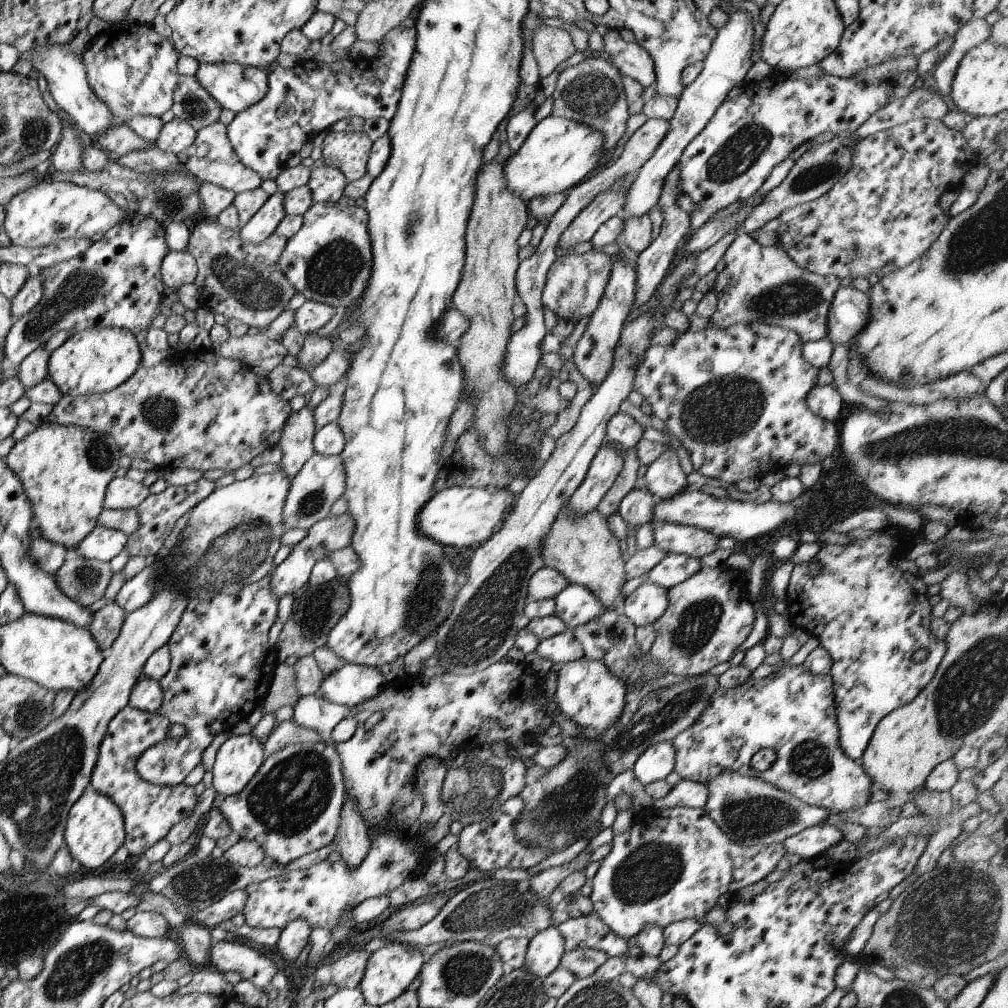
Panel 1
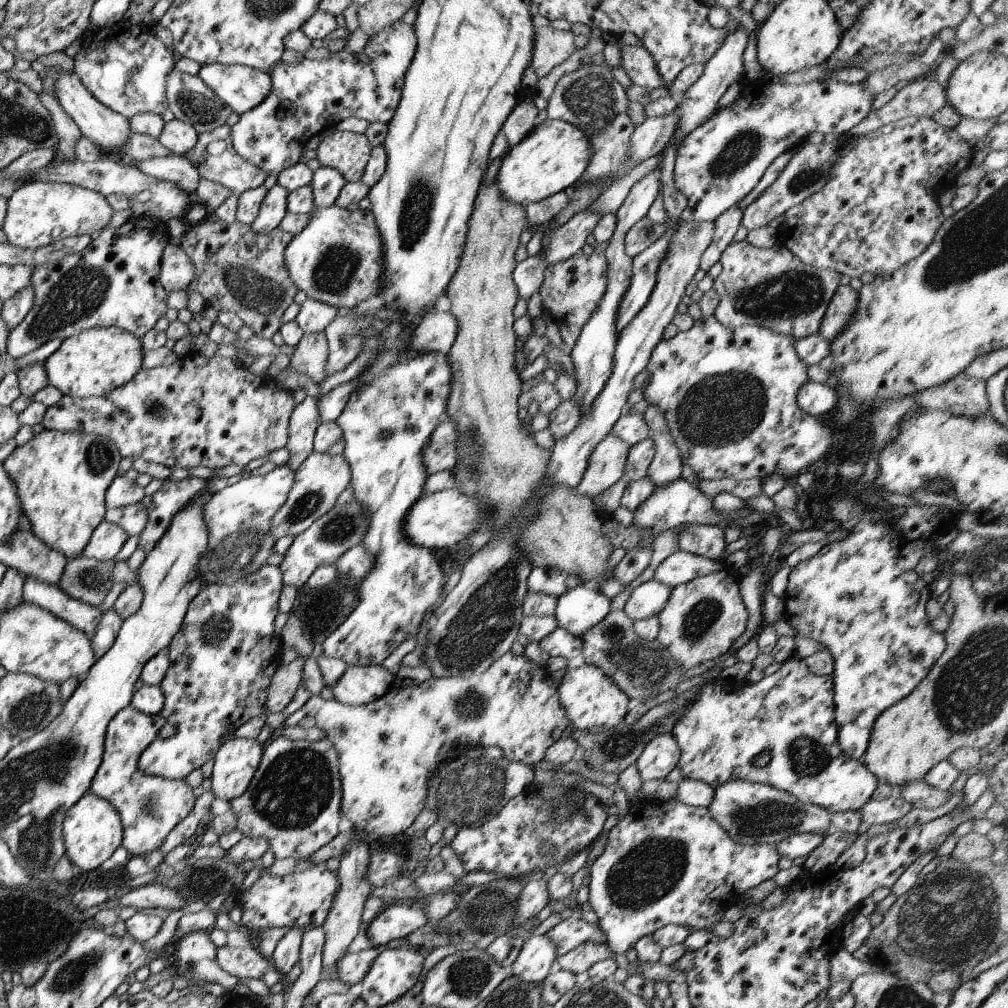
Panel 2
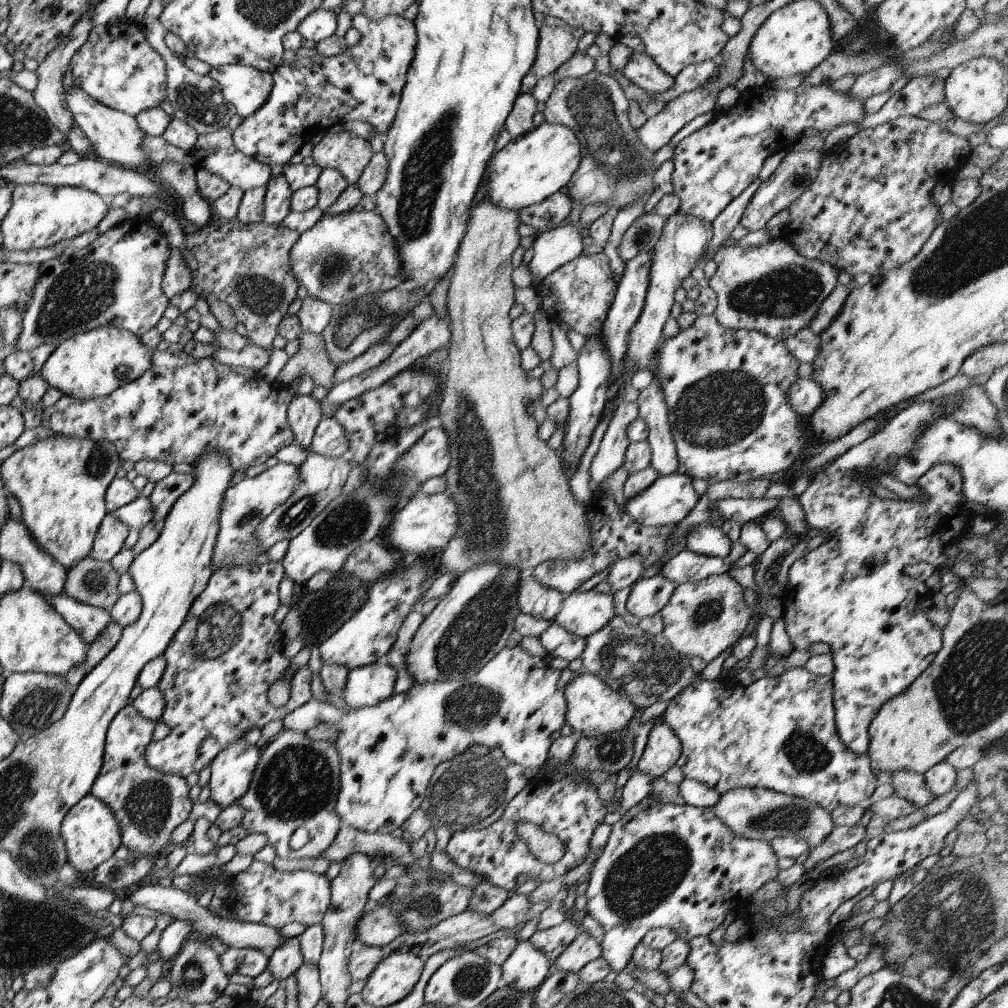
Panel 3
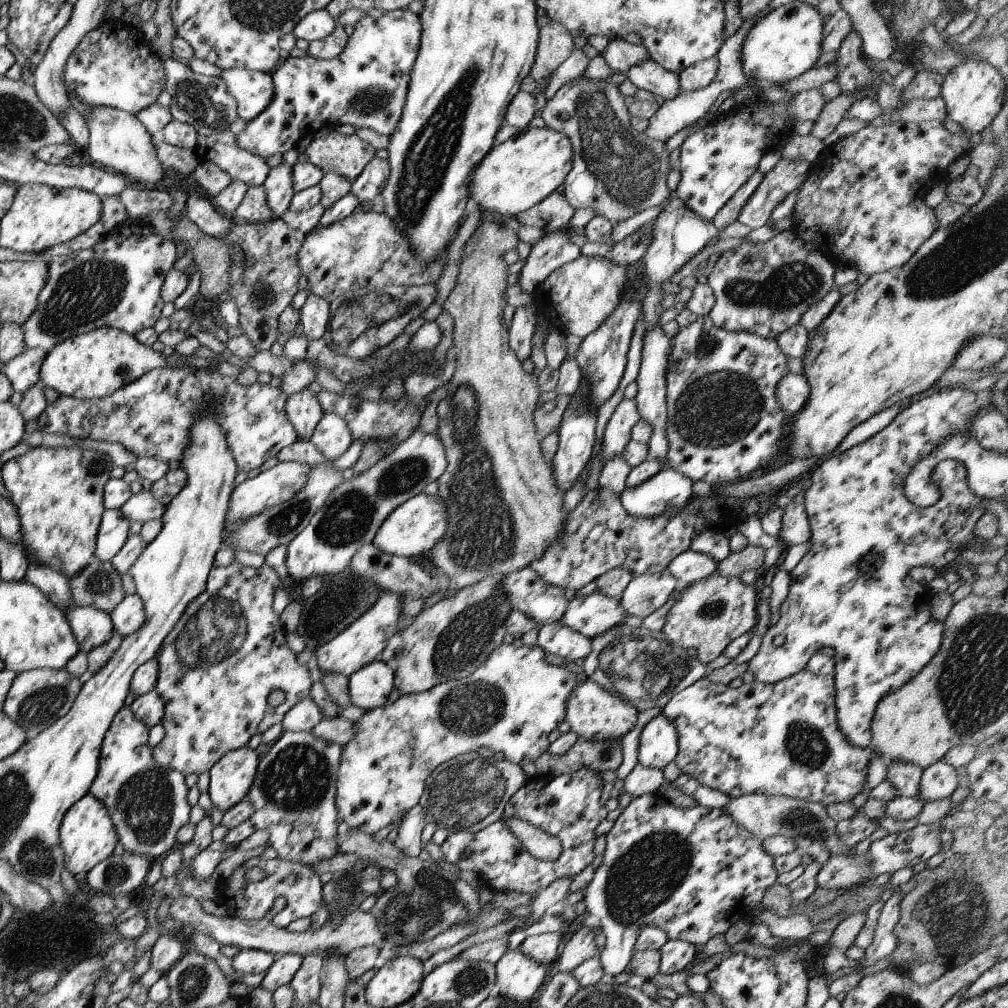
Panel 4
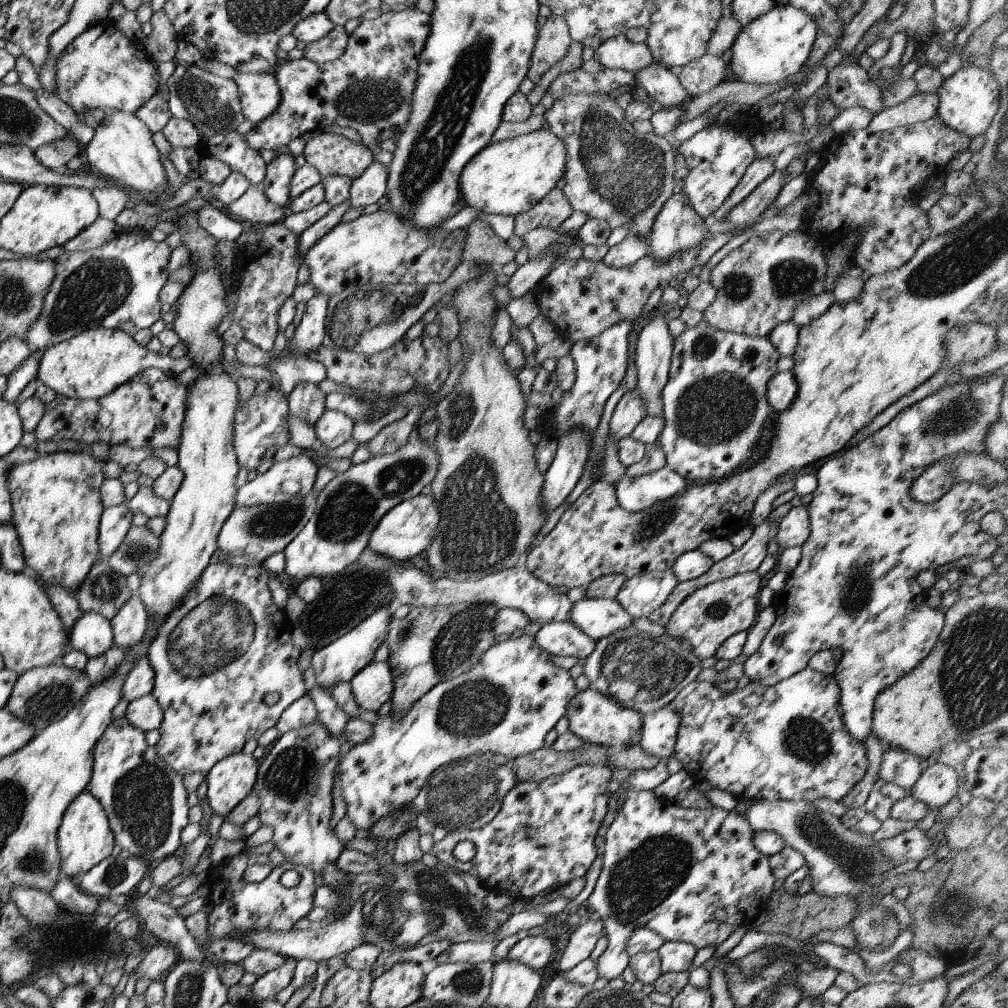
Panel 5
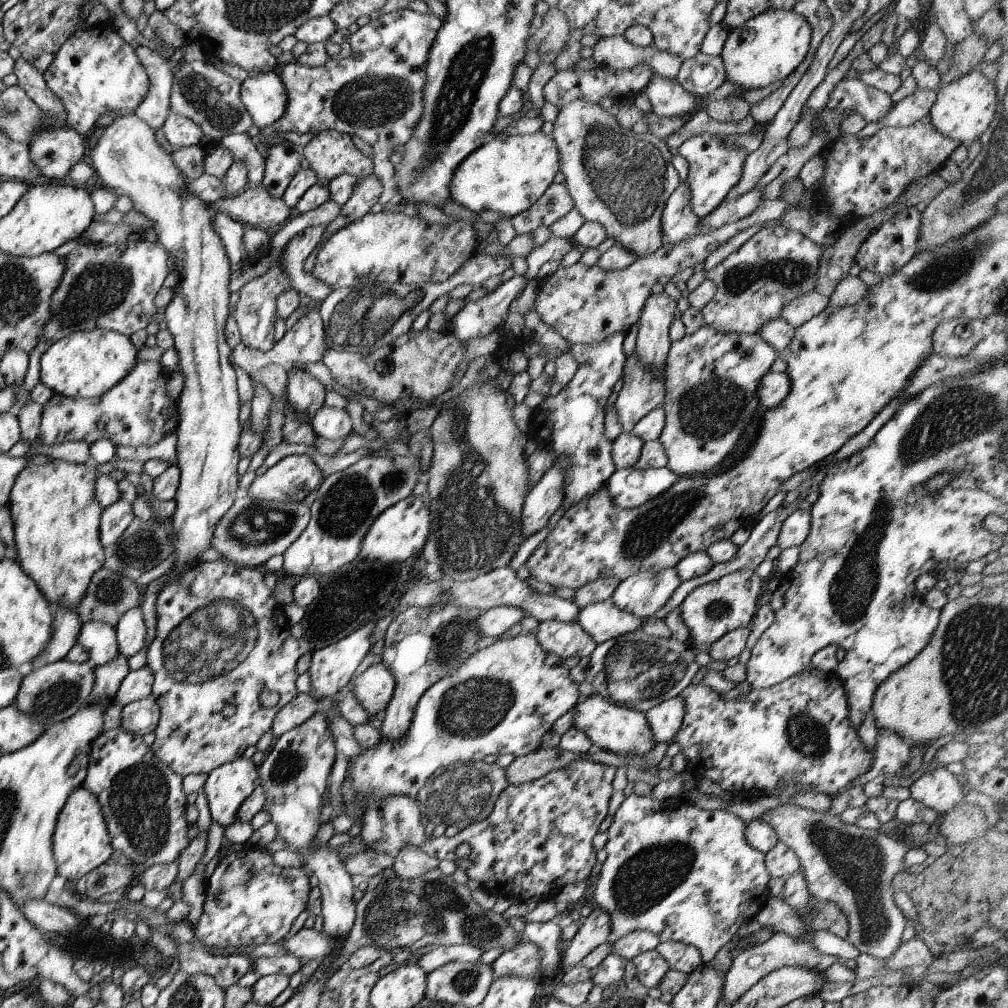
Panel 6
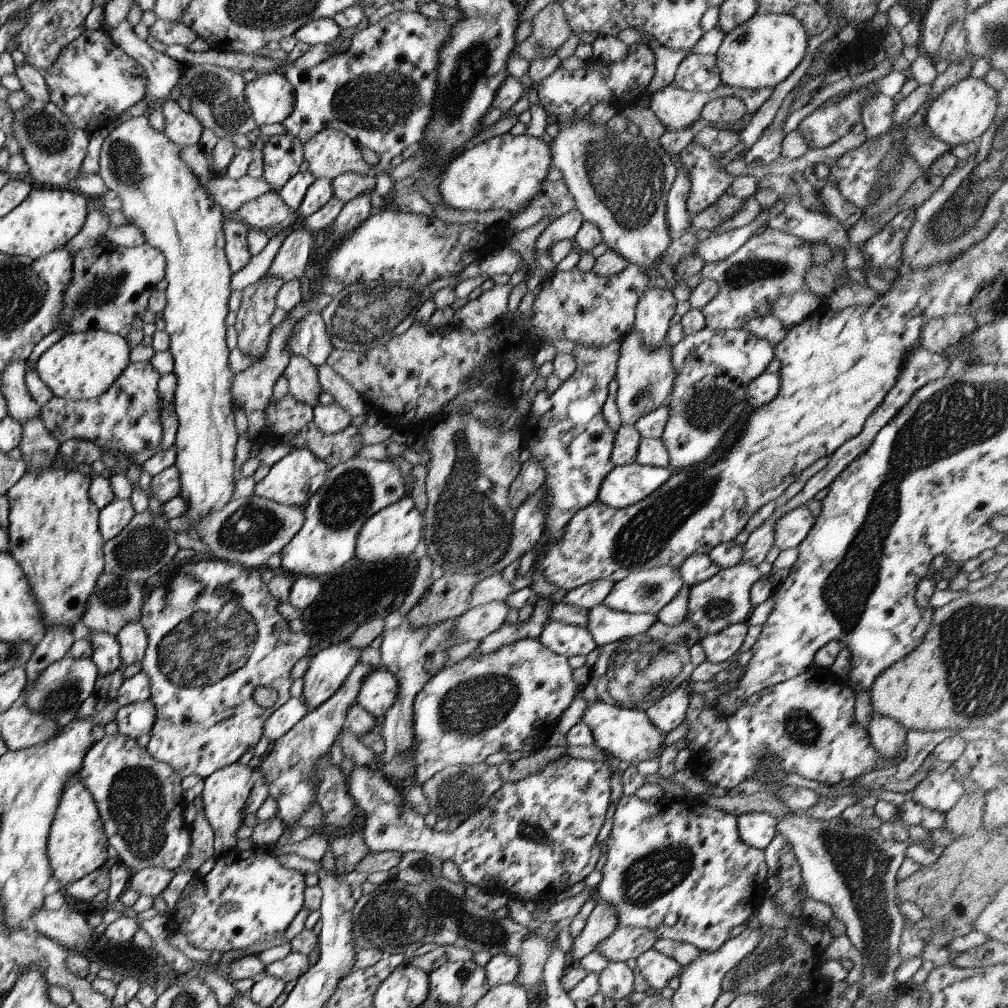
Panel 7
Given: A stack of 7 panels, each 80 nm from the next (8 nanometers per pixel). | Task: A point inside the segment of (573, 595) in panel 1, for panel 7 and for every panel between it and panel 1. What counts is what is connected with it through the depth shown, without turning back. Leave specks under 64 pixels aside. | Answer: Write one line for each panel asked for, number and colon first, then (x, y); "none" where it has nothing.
2: (579, 608)
3: (581, 614)
4: (591, 615)
5: (596, 617)
6: (601, 621)
7: (605, 625)

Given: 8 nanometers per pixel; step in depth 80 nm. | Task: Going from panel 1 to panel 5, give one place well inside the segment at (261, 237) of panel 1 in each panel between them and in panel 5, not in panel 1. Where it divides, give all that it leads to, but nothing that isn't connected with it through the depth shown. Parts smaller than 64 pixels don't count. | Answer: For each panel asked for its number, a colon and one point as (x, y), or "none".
2: (273, 207)
3: (276, 206)
4: (277, 187)
5: (280, 170)

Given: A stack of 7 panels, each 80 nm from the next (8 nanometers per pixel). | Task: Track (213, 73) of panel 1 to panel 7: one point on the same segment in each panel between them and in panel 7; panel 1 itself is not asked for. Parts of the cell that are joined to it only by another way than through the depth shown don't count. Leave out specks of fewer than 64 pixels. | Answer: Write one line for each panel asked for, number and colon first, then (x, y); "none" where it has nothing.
2: (240, 88)
3: (246, 89)
4: (251, 90)
5: (258, 94)
6: (262, 94)
7: (270, 97)

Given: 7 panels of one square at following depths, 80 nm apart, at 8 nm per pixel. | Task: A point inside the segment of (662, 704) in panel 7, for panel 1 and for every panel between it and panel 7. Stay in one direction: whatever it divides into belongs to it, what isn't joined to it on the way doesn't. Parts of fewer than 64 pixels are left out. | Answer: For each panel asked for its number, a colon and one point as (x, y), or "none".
1: (657, 761)
2: (659, 757)
3: (662, 749)
4: (657, 746)
5: (658, 733)
6: (664, 720)

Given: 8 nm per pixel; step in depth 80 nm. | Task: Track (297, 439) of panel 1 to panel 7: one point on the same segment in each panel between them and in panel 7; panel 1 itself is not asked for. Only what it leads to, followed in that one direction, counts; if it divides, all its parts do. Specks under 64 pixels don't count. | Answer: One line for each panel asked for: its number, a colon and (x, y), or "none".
2: (302, 423)
3: (303, 413)
4: (302, 410)
5: (306, 402)
6: (305, 395)
7: (303, 385)

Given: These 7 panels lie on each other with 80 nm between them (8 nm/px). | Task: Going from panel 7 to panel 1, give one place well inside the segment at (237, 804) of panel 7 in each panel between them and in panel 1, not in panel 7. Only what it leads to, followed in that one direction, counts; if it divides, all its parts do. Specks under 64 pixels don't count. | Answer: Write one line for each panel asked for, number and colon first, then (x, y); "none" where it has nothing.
1: (237, 760)
2: (234, 764)
3: (231, 770)
4: (230, 778)
5: (231, 779)
6: (225, 788)

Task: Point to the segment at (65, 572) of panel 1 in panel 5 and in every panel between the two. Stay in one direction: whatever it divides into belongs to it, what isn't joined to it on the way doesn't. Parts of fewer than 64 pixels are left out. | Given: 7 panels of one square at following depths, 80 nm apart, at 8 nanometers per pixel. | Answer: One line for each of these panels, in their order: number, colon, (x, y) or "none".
2: (87, 580)
3: (94, 583)
4: (97, 585)
5: (103, 591)

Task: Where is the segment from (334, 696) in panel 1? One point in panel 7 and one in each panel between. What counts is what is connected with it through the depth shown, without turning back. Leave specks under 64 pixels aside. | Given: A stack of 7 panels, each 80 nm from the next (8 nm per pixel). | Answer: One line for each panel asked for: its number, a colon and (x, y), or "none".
2: (358, 685)
3: (366, 686)
4: (368, 688)
5: (372, 686)
6: (372, 689)
7: (378, 689)

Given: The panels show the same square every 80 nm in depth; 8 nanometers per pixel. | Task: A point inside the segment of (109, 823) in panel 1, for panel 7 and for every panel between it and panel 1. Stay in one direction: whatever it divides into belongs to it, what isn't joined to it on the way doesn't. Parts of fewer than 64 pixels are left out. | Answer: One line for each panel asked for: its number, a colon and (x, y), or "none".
2: (91, 831)
3: (90, 834)
4: (86, 834)
5: (84, 838)
6: (80, 841)
7: (76, 846)

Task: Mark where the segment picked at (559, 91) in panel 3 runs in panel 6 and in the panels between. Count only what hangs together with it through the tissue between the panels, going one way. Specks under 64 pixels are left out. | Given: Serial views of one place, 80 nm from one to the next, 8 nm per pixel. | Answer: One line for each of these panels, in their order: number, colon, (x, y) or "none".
4: (616, 171)
5: (612, 173)
6: (620, 180)

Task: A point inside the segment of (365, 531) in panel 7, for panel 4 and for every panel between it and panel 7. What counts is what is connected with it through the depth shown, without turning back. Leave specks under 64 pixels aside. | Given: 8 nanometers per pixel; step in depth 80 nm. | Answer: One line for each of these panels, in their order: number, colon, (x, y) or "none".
4: (414, 527)
5: (406, 530)
6: (399, 532)

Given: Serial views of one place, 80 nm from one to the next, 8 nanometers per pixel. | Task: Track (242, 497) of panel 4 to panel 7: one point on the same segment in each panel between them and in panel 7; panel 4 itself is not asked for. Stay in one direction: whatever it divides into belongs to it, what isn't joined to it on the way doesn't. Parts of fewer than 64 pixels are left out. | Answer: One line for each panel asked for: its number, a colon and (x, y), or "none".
5: (287, 479)
6: (291, 479)
7: (292, 480)

